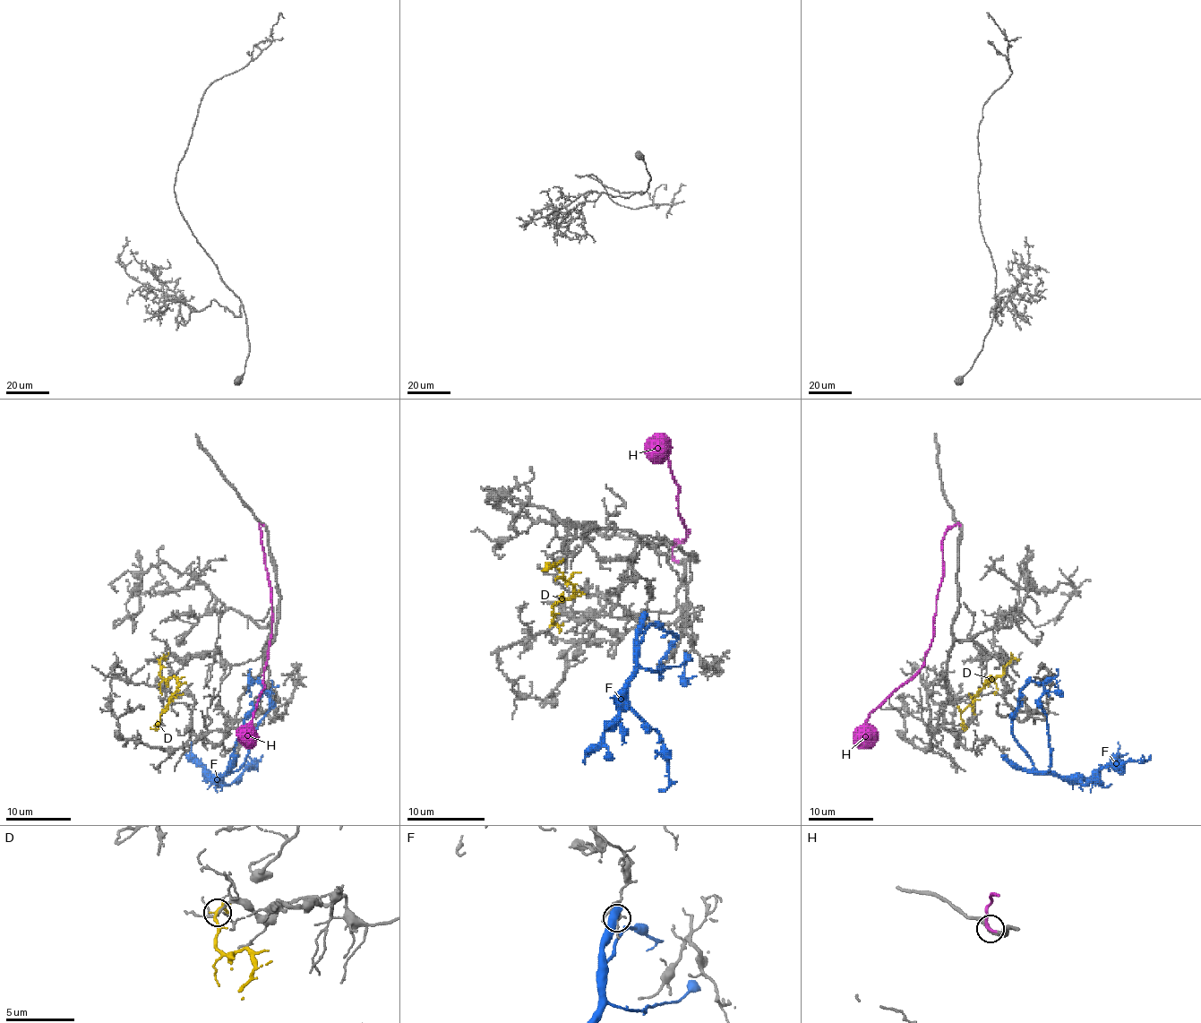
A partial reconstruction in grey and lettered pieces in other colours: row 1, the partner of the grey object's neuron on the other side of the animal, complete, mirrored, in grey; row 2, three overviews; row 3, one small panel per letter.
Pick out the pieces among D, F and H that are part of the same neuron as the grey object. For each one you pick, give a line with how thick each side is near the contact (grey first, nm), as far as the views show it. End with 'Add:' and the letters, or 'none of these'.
H: 280/280 nm
Add: H

